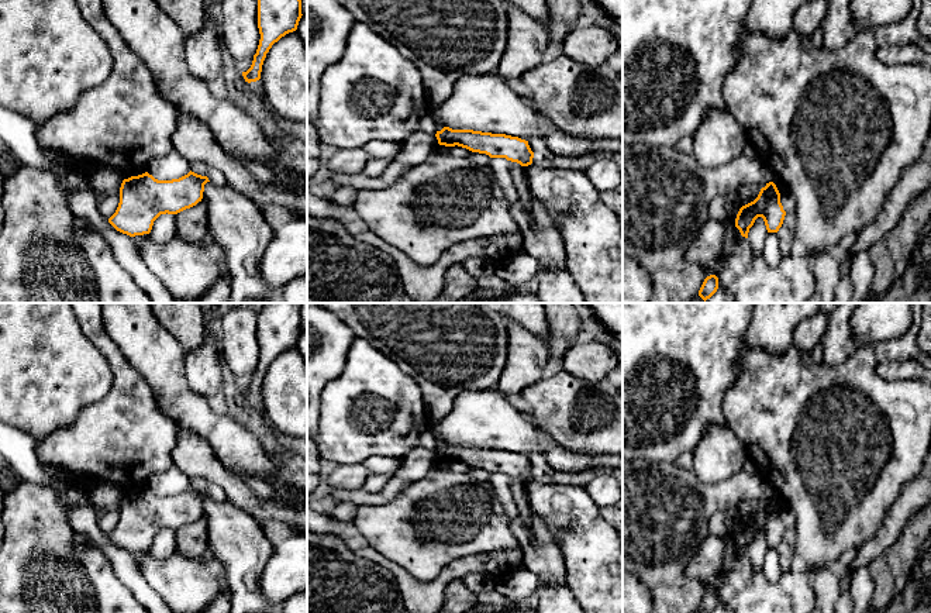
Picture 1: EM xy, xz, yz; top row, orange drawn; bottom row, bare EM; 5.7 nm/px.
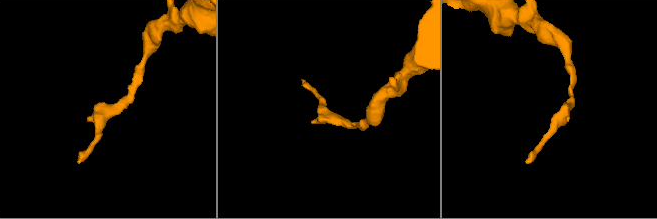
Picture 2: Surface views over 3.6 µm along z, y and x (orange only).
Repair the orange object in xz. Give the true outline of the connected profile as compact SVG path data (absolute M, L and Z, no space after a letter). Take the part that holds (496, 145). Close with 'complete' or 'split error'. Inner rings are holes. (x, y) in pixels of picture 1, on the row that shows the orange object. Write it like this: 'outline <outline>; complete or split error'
outline M444 127L435 134L438 144L445 147L462 147L472 152L486 154L490 158L506 158L521 166L532 163L534 152L528 141L506 134L492 134L473 130L452 130Z; complete

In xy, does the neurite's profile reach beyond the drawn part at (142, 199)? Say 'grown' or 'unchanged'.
unchanged

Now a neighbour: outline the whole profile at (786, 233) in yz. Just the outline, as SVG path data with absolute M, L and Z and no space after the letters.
M794 211L786 213L782 227L779 228L777 240L782 256L792 254L792 245L796 235L796 214Z

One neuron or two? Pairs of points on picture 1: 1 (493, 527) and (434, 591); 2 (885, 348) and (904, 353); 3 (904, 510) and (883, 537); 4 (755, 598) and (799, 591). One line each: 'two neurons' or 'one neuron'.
1: two neurons
2: one neuron
3: one neuron
4: one neuron

